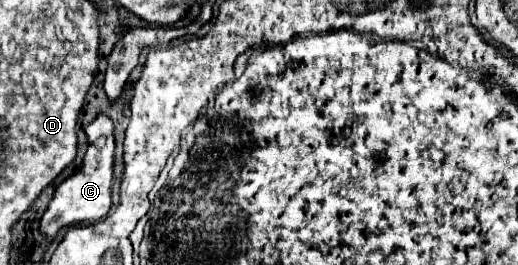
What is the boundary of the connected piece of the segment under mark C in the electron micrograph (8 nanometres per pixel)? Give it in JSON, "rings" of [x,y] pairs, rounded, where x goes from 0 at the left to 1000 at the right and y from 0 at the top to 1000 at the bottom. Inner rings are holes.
{"rings":[[[191,430],[187,453],[180,453],[168,475],[168,513],[172,513],[172,558],[164,574],[156,634],[114,694],[114,709],[106,717],[106,740],[102,740],[95,785],[91,785],[91,800],[79,823],[75,868],[95,906],[102,906],[122,853],[153,845],[153,838],[164,838],[164,830],[191,830],[214,785],[218,566],[222,566],[222,521],[218,521],[218,460],[214,460],[214,445],[203,438],[203,430]],[[191,521],[203,521],[203,536],[195,551],[187,543]]]}

